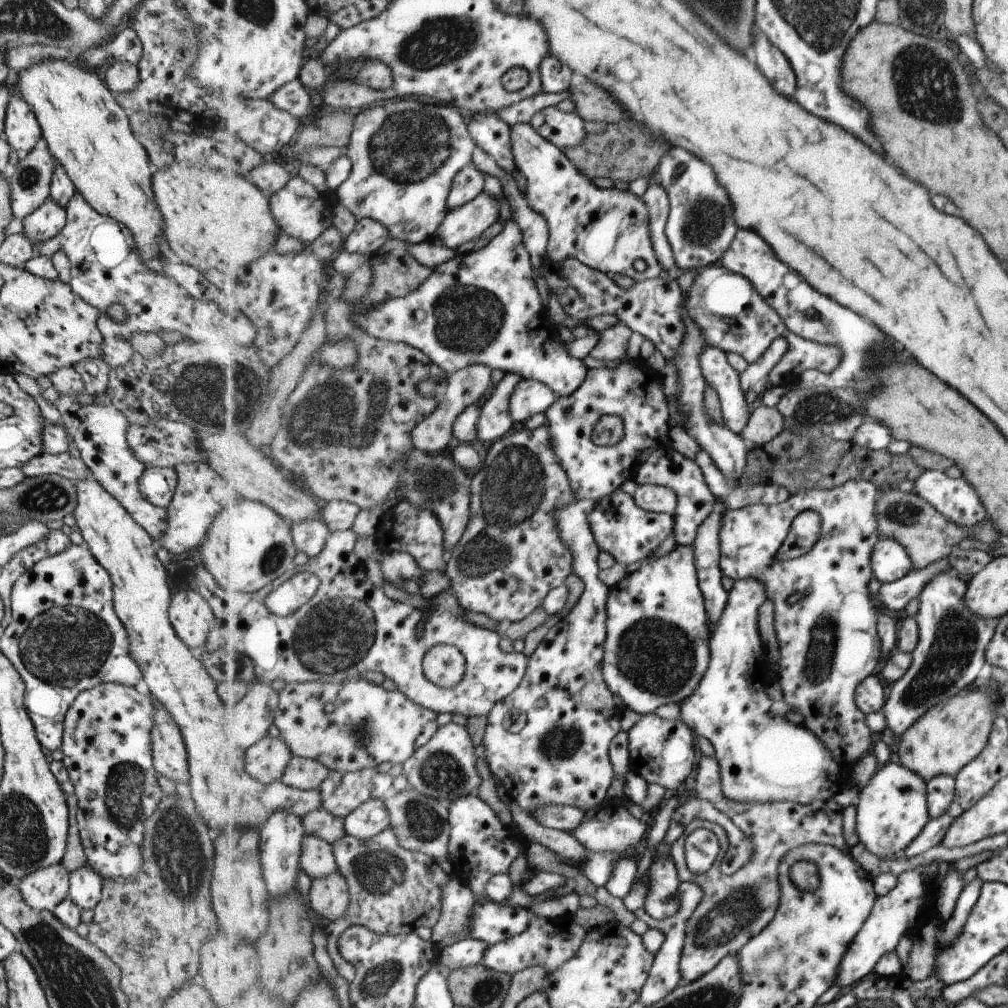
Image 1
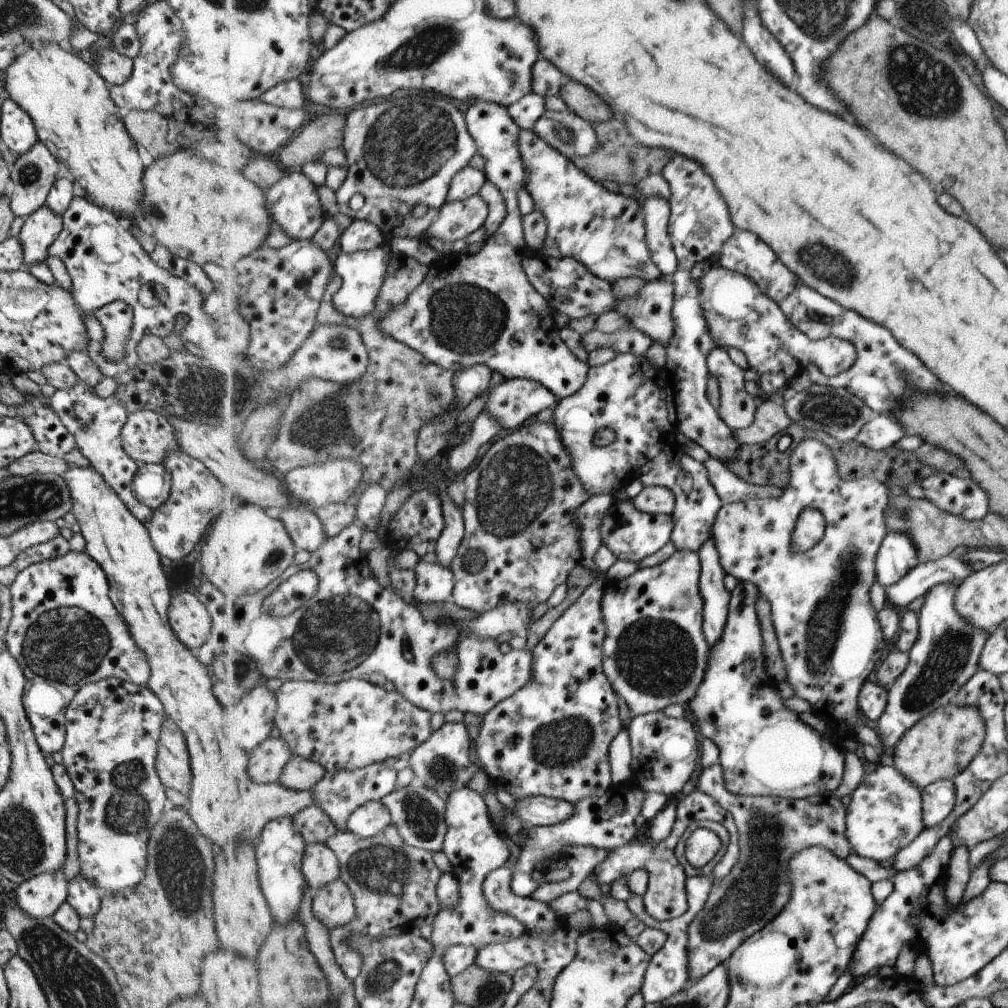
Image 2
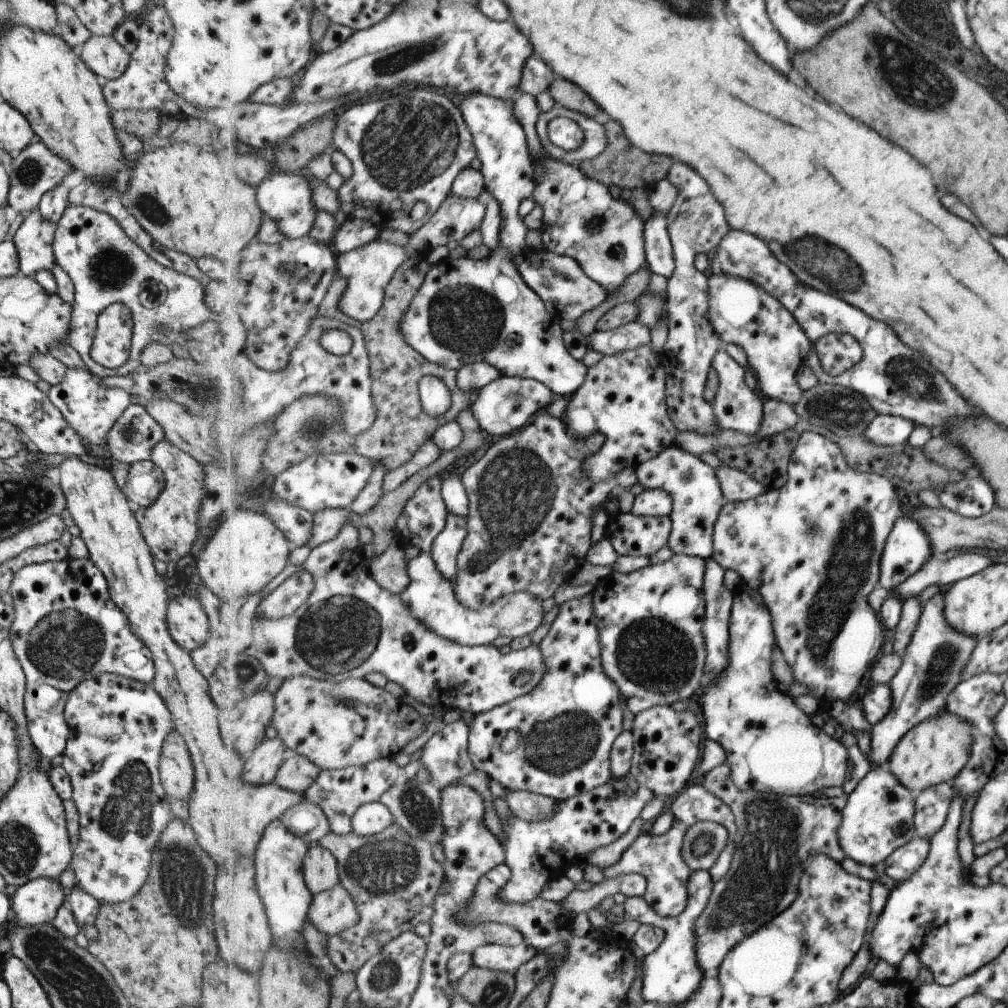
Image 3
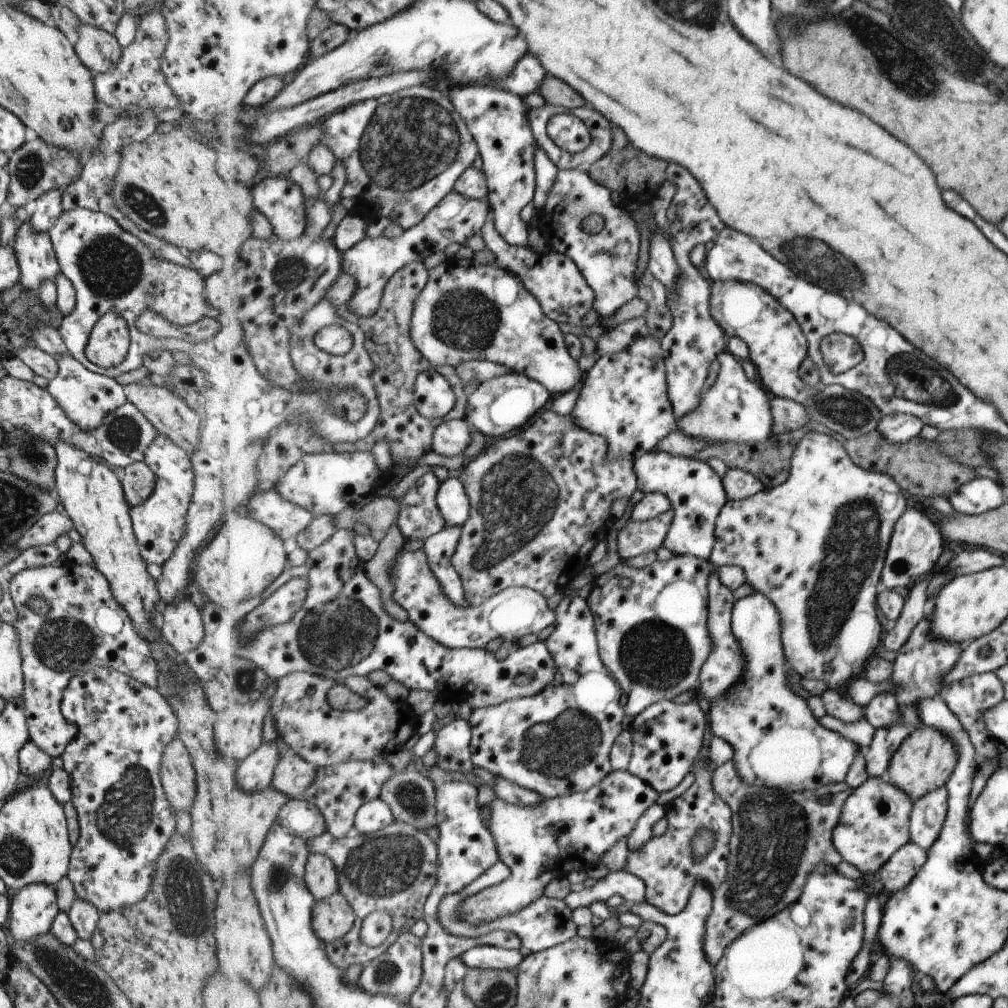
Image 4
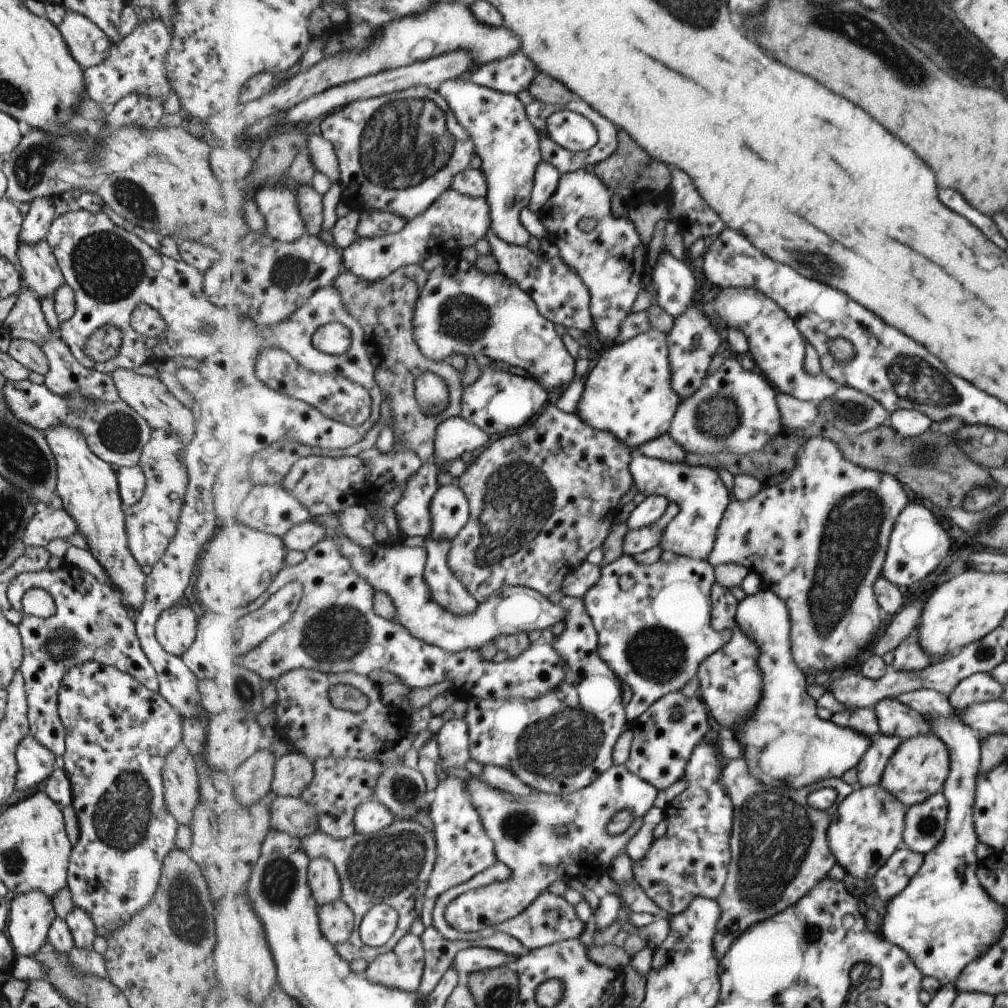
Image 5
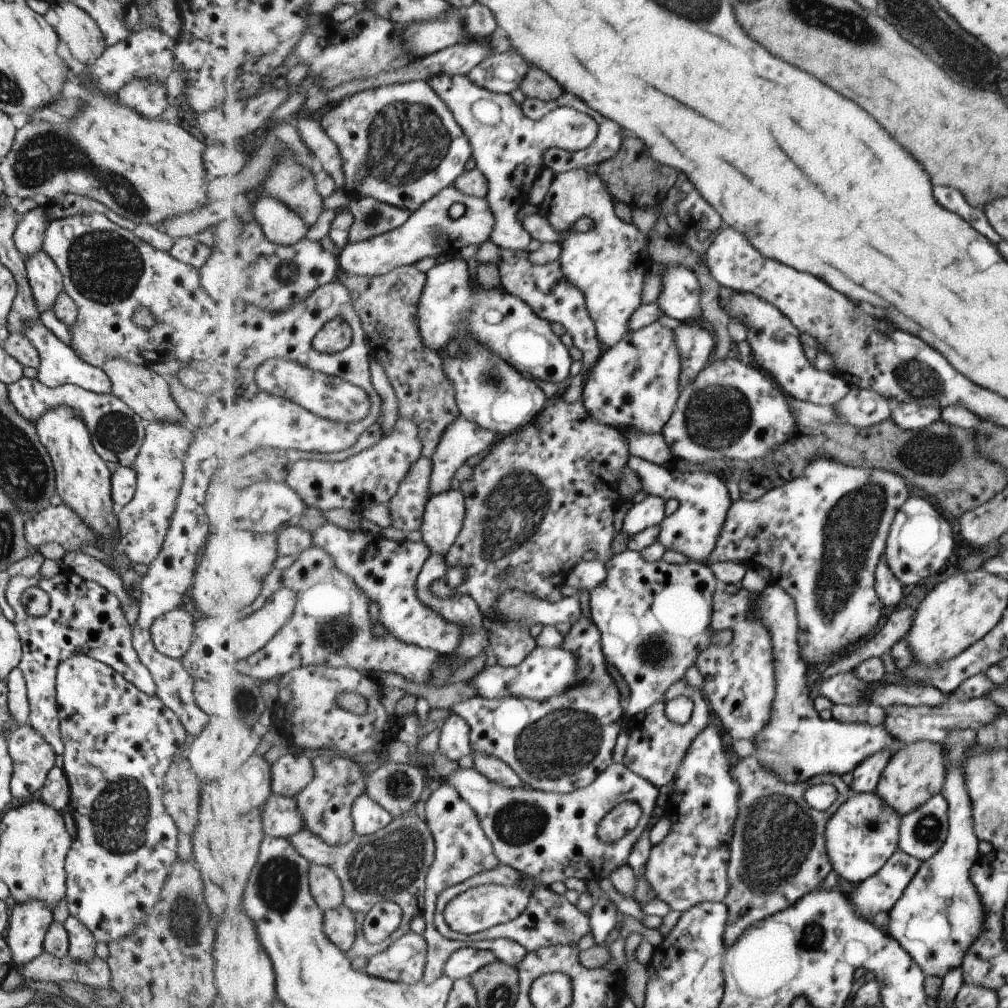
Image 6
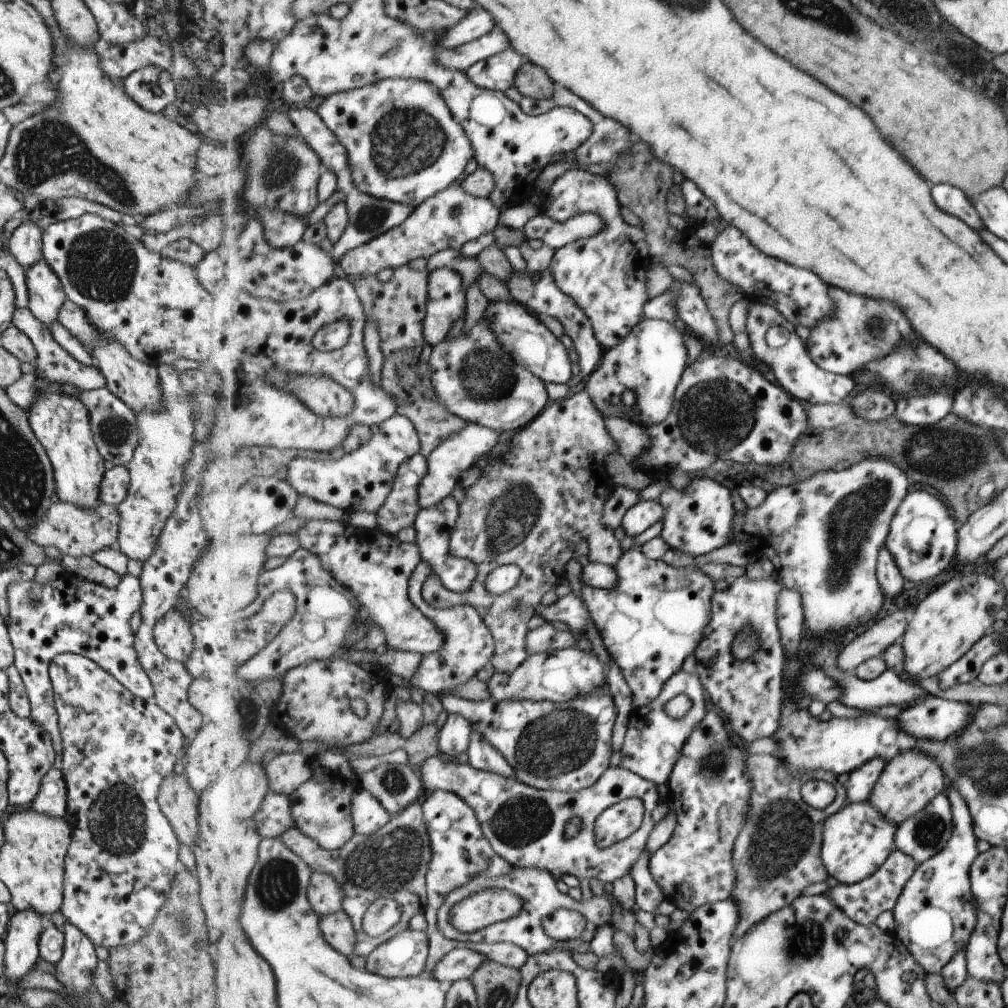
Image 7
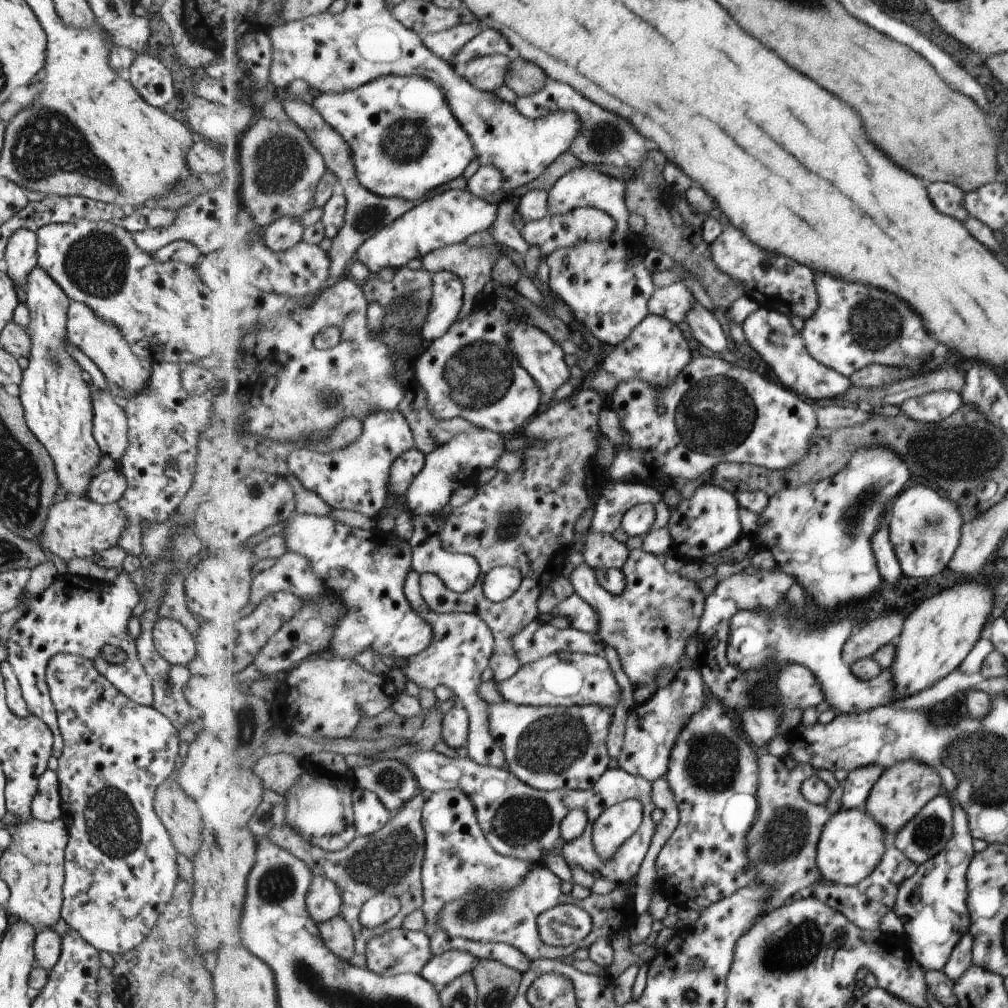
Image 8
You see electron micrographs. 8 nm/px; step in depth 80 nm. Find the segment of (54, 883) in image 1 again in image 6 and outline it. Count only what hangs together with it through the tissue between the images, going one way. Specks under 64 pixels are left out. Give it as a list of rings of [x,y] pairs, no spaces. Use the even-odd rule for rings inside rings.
[[[33,899],[11,906],[4,938],[12,954],[11,967],[22,966],[43,952],[42,942],[51,921],[51,910],[44,902]]]

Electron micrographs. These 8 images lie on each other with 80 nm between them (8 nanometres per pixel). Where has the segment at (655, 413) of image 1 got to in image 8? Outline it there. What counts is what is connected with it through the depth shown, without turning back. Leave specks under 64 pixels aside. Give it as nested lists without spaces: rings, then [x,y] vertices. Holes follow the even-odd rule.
[[[650,313],[623,344],[615,347],[602,360],[588,385],[602,394],[606,401],[610,400],[609,397],[622,382],[633,379],[648,382],[659,389],[666,389],[678,379],[695,354],[692,339],[686,332],[669,319]]]

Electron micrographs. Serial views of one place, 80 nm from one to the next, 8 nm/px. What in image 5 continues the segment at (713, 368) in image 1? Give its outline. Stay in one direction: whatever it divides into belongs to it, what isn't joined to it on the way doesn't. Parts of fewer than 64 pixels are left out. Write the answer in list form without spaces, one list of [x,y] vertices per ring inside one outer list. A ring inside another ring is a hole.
[[[726,358],[717,372],[708,376],[701,388],[678,406],[669,434],[688,452],[711,454],[727,450],[736,454],[747,454],[753,450],[761,450],[773,436],[785,432],[776,388],[758,369],[745,370],[741,363],[737,358]]]

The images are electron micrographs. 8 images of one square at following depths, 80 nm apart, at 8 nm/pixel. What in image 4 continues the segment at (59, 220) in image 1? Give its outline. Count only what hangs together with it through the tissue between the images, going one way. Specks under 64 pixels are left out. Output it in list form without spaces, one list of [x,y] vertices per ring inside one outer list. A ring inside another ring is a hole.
[[[27,221],[20,223],[17,234],[13,238],[13,251],[19,272],[18,284],[23,290],[37,290],[43,280],[54,281],[58,276],[59,266],[55,261],[47,232],[35,232]]]

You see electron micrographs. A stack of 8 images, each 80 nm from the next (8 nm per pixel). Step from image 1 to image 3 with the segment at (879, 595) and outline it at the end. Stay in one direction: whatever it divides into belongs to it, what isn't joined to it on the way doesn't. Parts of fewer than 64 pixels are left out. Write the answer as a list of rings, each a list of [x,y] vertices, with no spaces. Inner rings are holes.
[[[973,550],[965,554],[961,552],[949,560],[933,556],[920,571],[913,572],[913,575],[905,579],[899,587],[895,587],[891,593],[903,602],[907,598],[918,596],[928,586],[935,584],[942,589],[947,588],[953,582],[981,572],[991,564],[995,562],[991,562],[982,550]]]

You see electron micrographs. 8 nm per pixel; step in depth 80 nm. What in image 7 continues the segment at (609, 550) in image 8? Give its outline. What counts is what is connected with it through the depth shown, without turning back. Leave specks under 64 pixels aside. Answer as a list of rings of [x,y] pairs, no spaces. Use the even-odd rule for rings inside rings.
[[[587,390],[555,400],[529,426],[508,436],[508,441],[510,449],[499,457],[503,461],[488,462],[476,482],[464,489],[460,517],[450,542],[450,553],[454,557],[473,561],[478,566],[475,582],[468,591],[455,592],[447,589],[441,577],[433,572],[421,588],[423,598],[434,607],[474,606],[496,640],[496,651],[491,662],[495,670],[506,673],[515,672],[528,659],[527,624],[531,616],[537,614],[543,596],[566,580],[567,564],[575,558],[575,550],[583,540],[589,546],[588,556],[593,562],[613,567],[625,556],[613,529],[602,519],[605,505],[613,494],[609,488],[613,486],[611,479],[607,478],[607,474],[601,474],[601,470],[607,456],[620,453],[620,446],[611,436],[604,416]],[[512,564],[522,570],[519,582],[506,593],[492,593],[487,588],[489,575],[500,566]]]

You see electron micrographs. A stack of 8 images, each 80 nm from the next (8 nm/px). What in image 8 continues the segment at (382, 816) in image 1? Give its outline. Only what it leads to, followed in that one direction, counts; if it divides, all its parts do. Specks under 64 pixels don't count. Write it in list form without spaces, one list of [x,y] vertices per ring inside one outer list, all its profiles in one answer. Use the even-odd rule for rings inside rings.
[[[354,786],[354,817],[356,829],[361,836],[371,836],[387,826],[391,811],[381,802],[376,792]]]

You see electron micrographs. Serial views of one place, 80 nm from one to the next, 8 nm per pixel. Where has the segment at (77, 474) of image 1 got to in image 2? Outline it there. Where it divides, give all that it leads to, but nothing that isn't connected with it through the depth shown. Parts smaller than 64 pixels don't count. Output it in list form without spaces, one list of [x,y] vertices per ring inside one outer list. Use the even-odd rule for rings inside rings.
[[[35,450],[12,462],[5,469],[7,469],[11,475],[20,477],[32,475],[33,473],[42,475],[45,473],[53,473],[61,477],[68,469],[68,466],[71,466],[71,464],[63,461],[62,458],[46,455],[39,450]]]

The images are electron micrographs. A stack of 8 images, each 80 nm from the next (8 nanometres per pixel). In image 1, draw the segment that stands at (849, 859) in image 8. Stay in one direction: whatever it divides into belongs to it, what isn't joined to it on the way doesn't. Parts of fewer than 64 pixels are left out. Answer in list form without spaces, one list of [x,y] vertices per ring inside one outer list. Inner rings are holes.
[[[887,762],[880,767],[871,782],[859,792],[856,810],[855,831],[859,842],[872,854],[889,859],[897,850],[904,850],[920,834],[930,817],[928,808],[925,808],[923,779],[901,763]]]

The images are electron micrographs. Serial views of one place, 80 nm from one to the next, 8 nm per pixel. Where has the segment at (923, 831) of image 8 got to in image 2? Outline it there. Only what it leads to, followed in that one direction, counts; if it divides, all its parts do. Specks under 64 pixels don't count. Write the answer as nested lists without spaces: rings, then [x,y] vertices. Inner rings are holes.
[[[936,780],[928,784],[922,792],[922,823],[930,827],[943,822],[955,806],[955,794],[955,786],[950,780]]]

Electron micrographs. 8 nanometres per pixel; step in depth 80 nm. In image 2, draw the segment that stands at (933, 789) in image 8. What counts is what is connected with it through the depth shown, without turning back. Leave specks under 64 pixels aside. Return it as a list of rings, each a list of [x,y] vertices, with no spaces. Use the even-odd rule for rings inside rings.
[[[949,702],[909,727],[894,744],[893,766],[916,787],[925,788],[936,780],[952,780],[980,752],[985,739],[985,720],[973,705]]]

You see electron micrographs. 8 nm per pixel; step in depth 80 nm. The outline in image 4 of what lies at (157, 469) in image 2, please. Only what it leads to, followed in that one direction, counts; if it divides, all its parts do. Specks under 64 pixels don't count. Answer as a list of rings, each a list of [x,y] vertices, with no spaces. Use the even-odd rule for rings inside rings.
[[[139,461],[124,467],[120,486],[128,507],[143,504],[153,490],[153,482],[156,482],[156,478],[153,478],[145,462]]]

